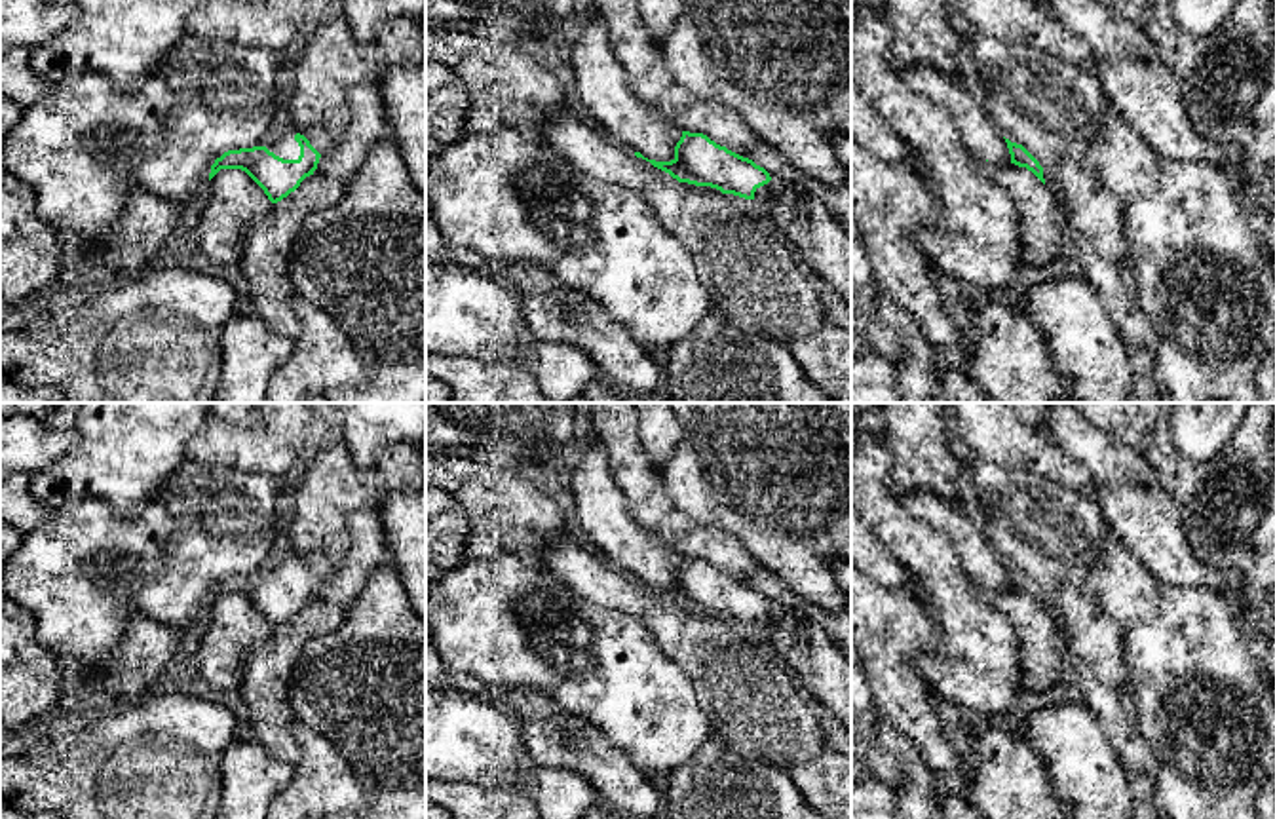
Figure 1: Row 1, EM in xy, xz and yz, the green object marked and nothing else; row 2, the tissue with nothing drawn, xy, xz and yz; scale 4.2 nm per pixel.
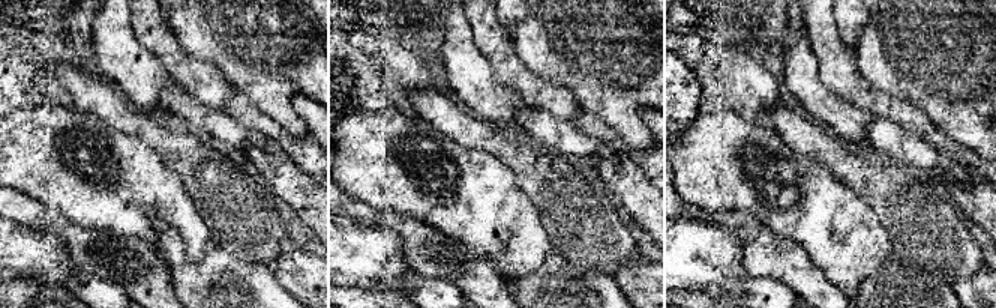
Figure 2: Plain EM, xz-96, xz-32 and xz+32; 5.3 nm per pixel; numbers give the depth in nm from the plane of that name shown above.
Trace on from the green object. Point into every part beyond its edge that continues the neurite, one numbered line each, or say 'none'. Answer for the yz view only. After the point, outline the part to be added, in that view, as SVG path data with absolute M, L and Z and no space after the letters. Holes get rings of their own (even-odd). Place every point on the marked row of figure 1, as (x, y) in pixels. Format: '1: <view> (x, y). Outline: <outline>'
1: yz (981, 135). Outline: M933 65L903 67L899 74L910 89L946 108L973 156L992 163L1011 163L1003 133L984 106L960 82Z

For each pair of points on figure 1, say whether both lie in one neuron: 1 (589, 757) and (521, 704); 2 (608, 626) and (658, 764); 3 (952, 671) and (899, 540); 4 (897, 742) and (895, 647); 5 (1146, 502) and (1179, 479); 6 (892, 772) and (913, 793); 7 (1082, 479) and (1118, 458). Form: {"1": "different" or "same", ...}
{"1": "same", "2": "same", "3": "same", "4": "different", "5": "different", "6": "different", "7": "different"}

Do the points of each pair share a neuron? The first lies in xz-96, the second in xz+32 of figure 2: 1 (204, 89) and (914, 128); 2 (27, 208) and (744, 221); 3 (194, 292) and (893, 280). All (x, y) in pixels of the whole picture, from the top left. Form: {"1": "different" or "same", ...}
{"1": "same", "2": "same", "3": "same"}

